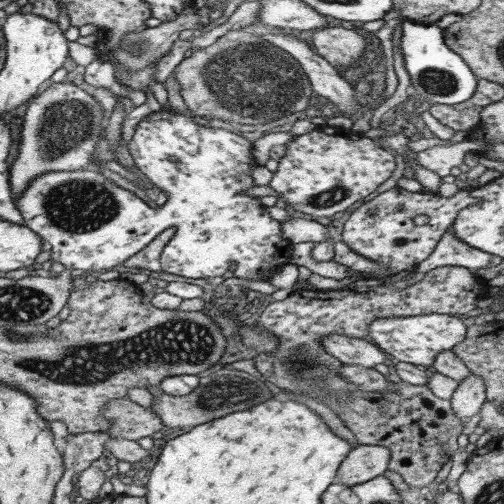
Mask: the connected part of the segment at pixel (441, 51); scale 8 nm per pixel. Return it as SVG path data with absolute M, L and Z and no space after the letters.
M403 20L399 37L399 53L410 78L410 88L427 104L459 105L471 98L478 78L469 70L463 59L445 46L440 28L435 23L424 24Z

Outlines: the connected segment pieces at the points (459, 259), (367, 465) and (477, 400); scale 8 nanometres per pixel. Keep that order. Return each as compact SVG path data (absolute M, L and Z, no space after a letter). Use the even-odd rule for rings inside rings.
M449 228L443 233L429 256L417 263L415 271L427 272L443 265L462 266L470 271L479 270L479 268L487 268L491 257L492 255L471 248L468 244L457 240L453 236L453 230Z
M357 445L351 448L339 464L335 481L353 486L382 475L387 469L389 448L385 446Z
M469 374L467 378L459 382L448 402L454 416L461 420L461 424L466 423L483 405L483 380L479 376L475 376L475 374Z

